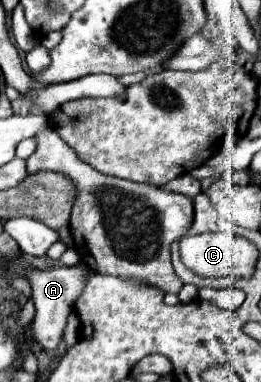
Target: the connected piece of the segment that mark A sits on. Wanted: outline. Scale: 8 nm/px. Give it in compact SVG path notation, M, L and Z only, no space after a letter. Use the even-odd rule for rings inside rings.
M79 266L73 268L55 268L55 270L29 270L27 272L29 284L31 284L31 300L35 304L35 316L31 320L31 332L33 338L45 348L45 350L55 350L63 338L63 330L67 324L67 316L73 312L73 302L83 290L83 270Z

